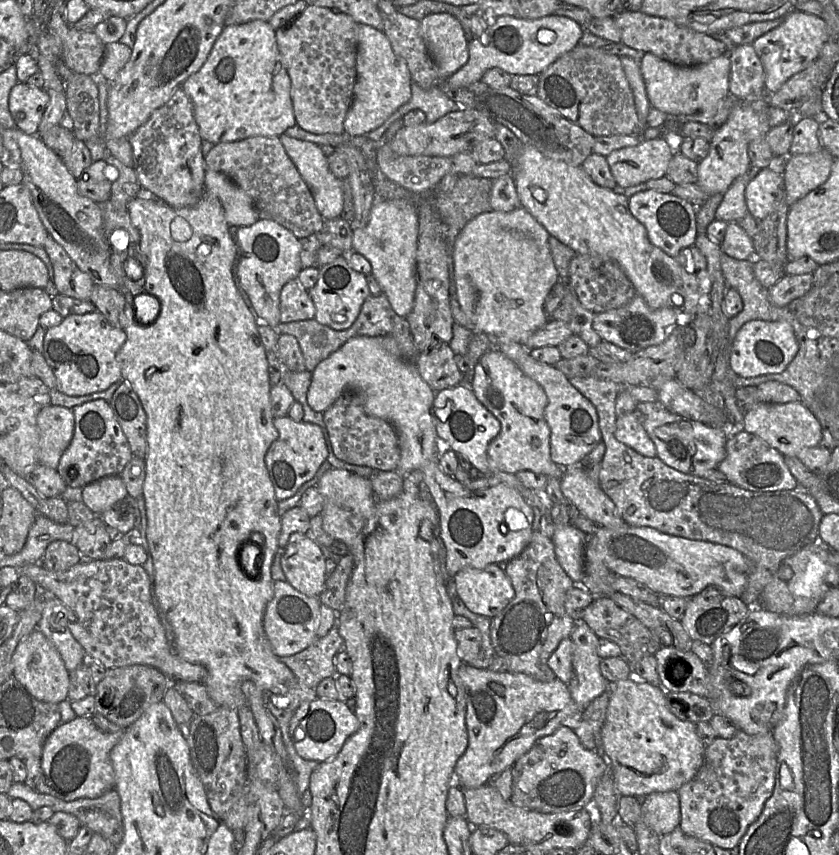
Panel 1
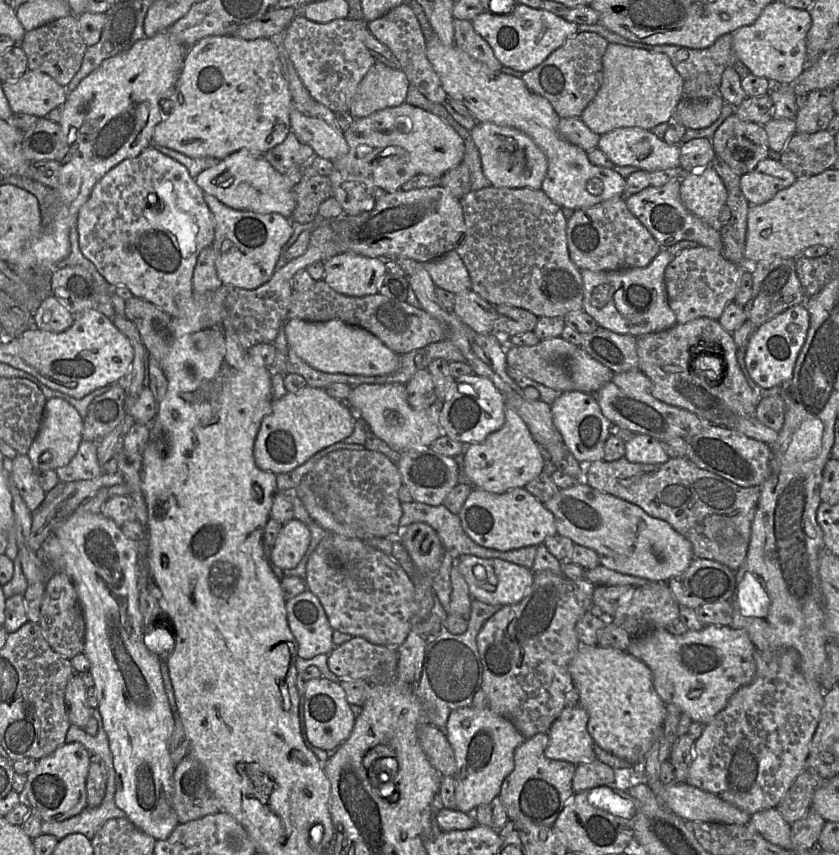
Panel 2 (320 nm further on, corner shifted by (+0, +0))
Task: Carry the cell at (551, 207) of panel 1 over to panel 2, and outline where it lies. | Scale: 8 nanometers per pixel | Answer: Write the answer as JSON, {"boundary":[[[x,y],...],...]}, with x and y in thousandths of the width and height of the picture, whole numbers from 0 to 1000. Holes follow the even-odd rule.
{"boundary":[[[515,40],[508,47],[508,64],[524,91],[533,113],[551,119],[569,143],[585,143],[617,151],[631,159],[646,175],[652,184],[653,198],[645,222],[666,242],[688,246],[708,241],[732,230],[745,230],[746,209],[729,198],[706,192],[695,174],[672,164],[665,154],[665,144],[669,137],[665,136],[652,116],[632,105],[622,92],[597,83],[586,83],[578,75],[561,68],[547,55],[529,53],[520,40]]]}

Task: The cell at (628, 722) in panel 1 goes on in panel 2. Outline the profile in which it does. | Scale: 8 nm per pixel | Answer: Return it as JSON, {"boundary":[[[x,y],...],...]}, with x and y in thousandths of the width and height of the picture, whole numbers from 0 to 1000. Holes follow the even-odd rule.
{"boundary":[[[692,754],[678,777],[684,804],[690,812],[689,825],[701,835],[700,854],[708,868],[722,880],[738,885],[753,896],[764,896],[771,880],[788,858],[795,829],[784,813],[776,784],[762,771],[728,757]]]}

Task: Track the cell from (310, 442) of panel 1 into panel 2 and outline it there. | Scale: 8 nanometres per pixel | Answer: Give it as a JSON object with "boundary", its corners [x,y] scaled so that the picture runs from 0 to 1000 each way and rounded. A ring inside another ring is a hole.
{"boundary":[[[368,450],[354,458],[342,458],[333,468],[325,469],[322,483],[311,492],[303,517],[302,532],[305,544],[310,549],[327,554],[341,553],[361,543],[381,526],[417,510],[422,504],[424,491],[417,483],[415,468],[408,469],[410,473],[393,463],[387,454],[377,454]]]}

